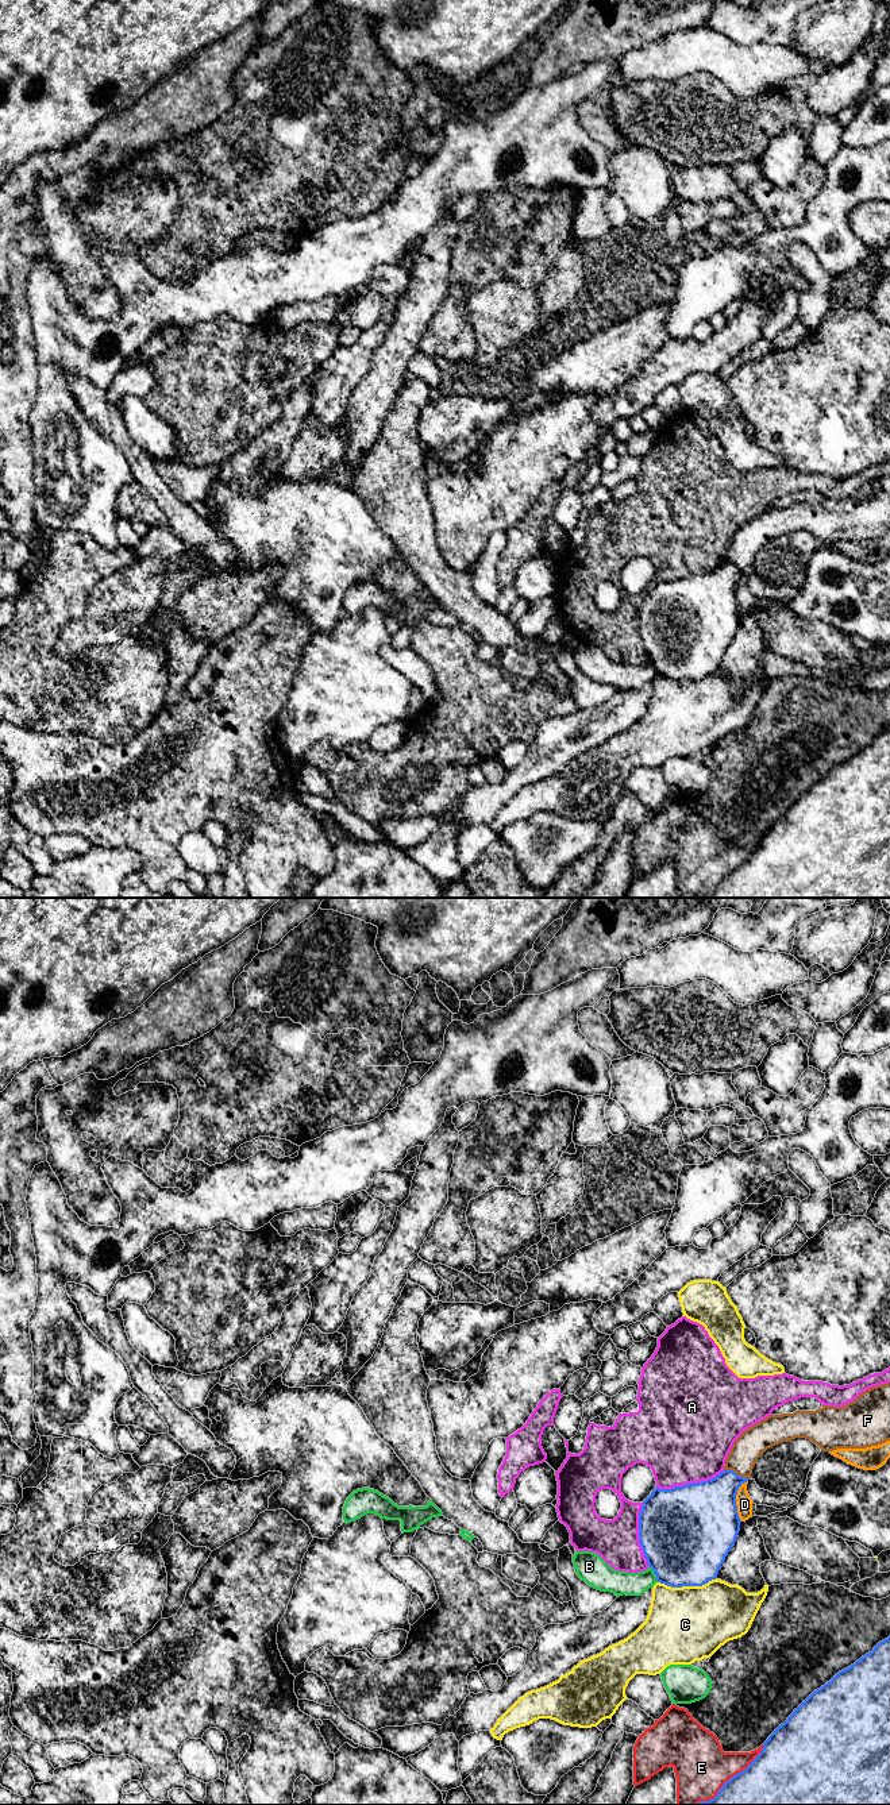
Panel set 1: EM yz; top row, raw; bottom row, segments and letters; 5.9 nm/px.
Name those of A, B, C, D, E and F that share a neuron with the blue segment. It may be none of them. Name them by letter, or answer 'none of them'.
none of them

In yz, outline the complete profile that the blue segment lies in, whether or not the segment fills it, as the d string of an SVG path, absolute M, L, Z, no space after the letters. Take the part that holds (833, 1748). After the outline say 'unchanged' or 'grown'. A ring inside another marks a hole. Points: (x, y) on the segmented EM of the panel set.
M890 1636L829 1682L814 1690L764 1742L762 1752L741 1773L727 1781L716 1797L697 1805L890 1805Z; unchanged

